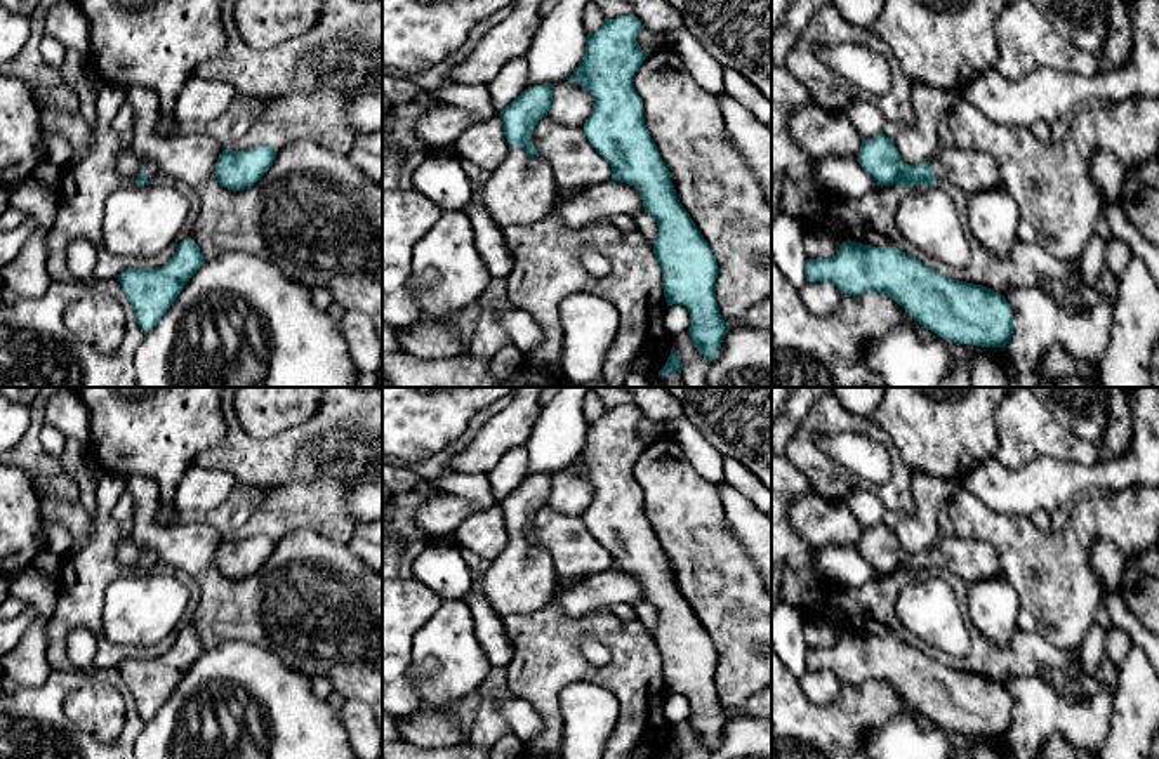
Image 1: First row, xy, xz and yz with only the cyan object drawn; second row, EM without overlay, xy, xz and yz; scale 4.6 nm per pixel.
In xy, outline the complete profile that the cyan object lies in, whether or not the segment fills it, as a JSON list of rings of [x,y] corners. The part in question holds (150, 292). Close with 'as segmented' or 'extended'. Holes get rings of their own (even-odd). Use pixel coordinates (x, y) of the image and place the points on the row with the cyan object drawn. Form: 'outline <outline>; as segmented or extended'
outline [[[182,240],[167,264],[156,269],[127,269],[118,276],[123,297],[130,302],[136,320],[148,333],[167,313],[189,278],[205,262],[191,240]]]; as segmented

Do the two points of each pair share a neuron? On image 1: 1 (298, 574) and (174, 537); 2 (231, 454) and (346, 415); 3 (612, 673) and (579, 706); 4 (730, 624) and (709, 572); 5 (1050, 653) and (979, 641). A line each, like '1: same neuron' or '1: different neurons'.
1: same neuron
2: same neuron
3: different neurons
4: same neuron
5: same neuron

